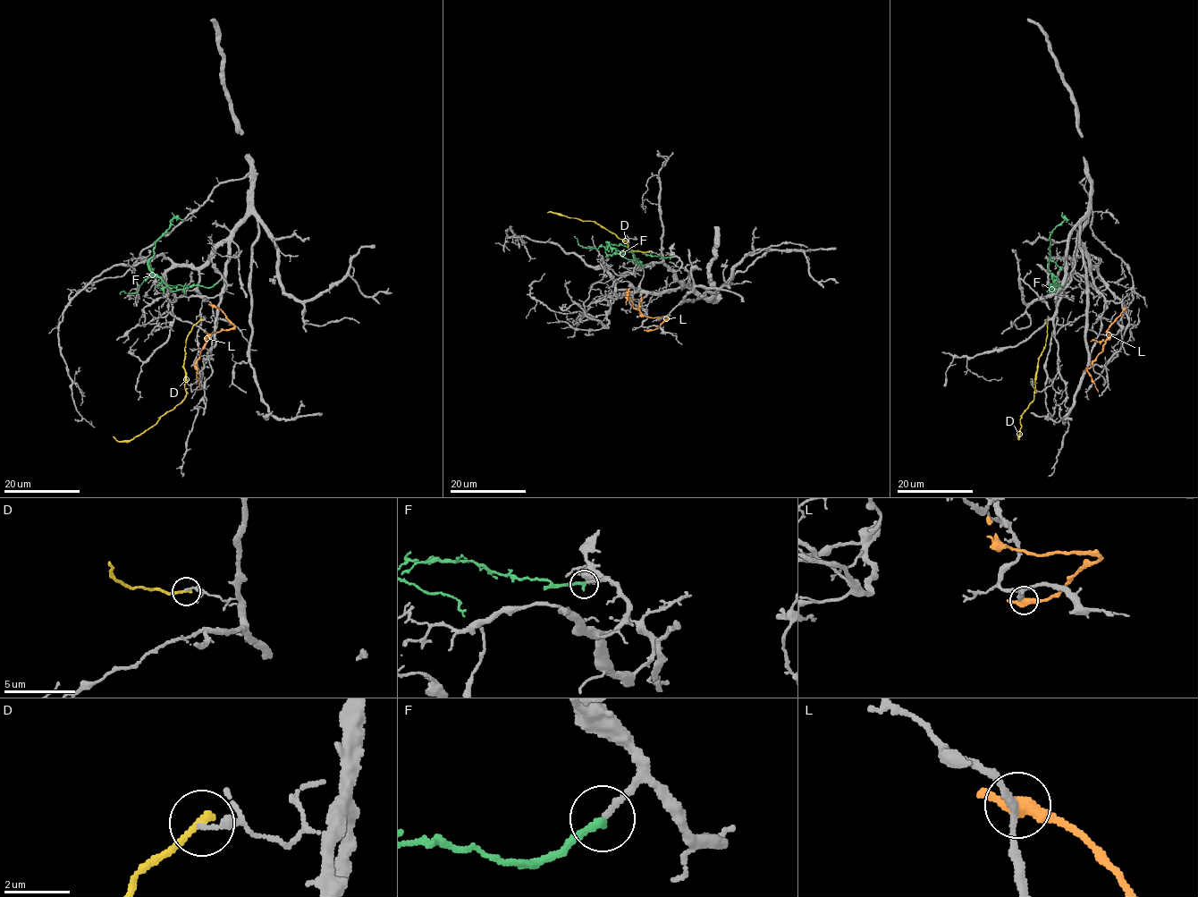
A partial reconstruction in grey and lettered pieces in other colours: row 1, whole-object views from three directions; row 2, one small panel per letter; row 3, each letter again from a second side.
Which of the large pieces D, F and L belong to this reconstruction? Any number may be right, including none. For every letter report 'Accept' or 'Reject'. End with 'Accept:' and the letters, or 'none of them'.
D: Reject
F: Accept
L: Reject
Accept: F

